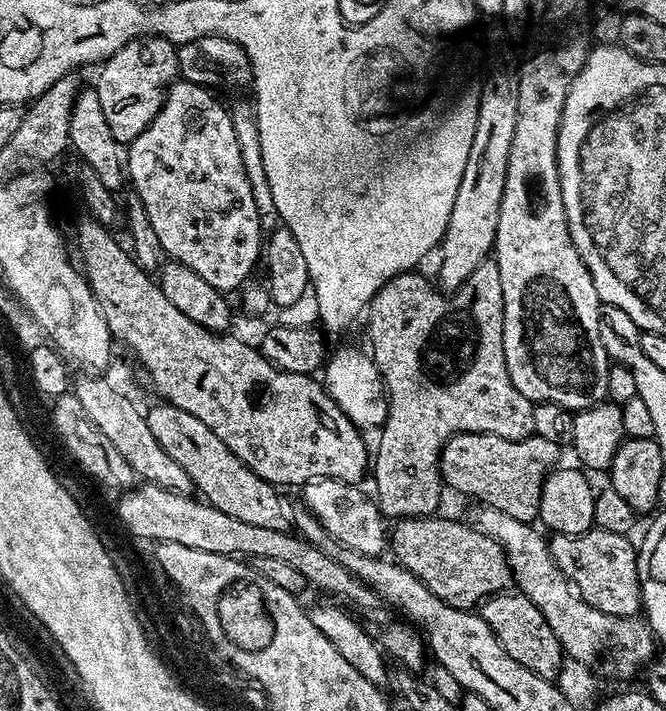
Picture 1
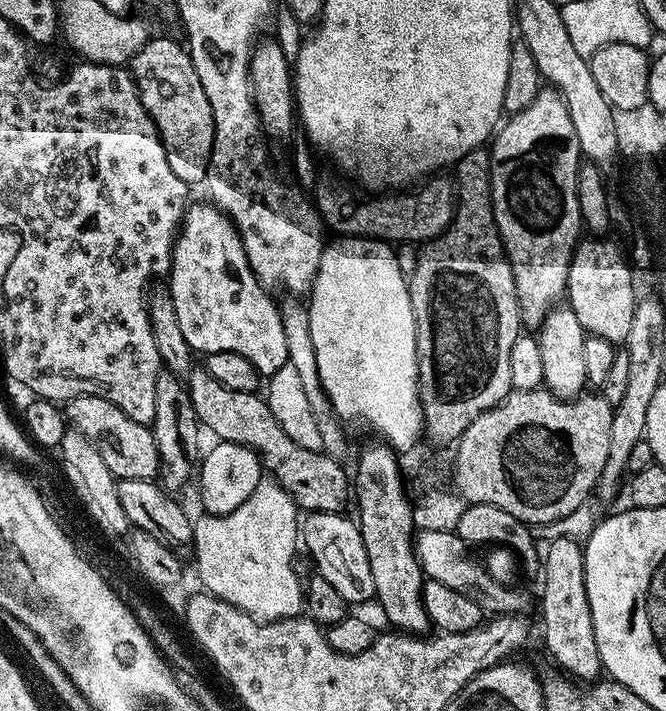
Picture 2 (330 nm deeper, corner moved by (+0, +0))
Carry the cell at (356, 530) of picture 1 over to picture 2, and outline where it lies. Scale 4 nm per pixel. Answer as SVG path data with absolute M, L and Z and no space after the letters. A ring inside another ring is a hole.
M309 512L302 520L302 544L308 547L311 563L315 571L338 590L338 594L349 605L364 604L375 597L374 574L370 574L370 558L366 558L366 546L362 542L360 525L355 519L347 520L347 515L339 512Z

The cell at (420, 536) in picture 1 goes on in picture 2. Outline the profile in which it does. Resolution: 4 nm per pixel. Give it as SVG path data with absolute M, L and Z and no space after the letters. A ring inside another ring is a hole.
M193 367L186 377L189 400L198 420L214 428L220 441L229 440L252 449L259 456L263 471L287 490L297 509L309 512L339 512L350 504L350 476L344 473L341 461L327 452L303 449L294 442L268 408L263 395L256 392L235 392L218 382L207 367Z

